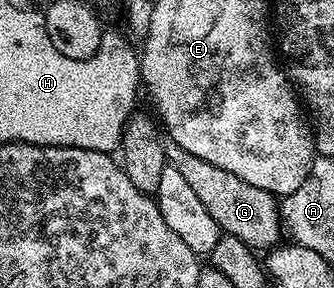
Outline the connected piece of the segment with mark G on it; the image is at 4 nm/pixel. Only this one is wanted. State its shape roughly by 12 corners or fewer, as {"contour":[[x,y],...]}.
{"contour":[[166,143],[223,234],[259,252],[281,234],[276,195]]}

